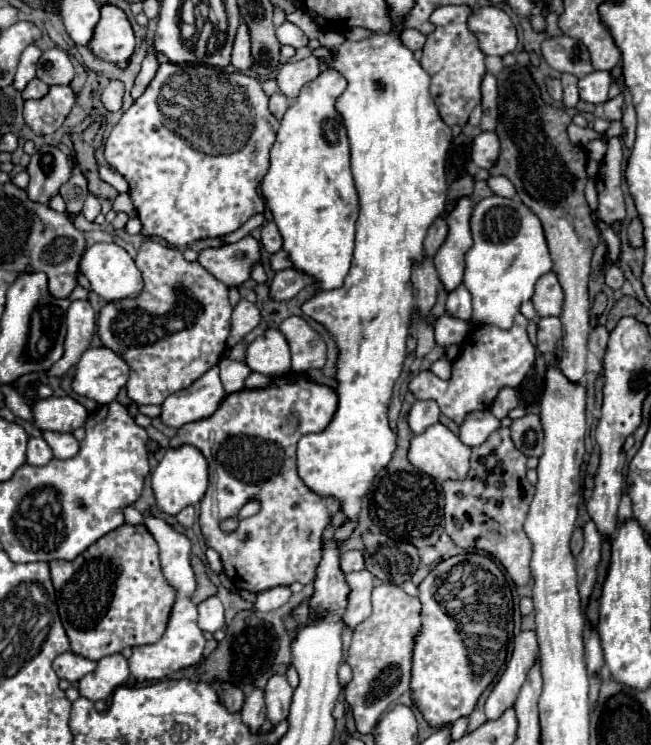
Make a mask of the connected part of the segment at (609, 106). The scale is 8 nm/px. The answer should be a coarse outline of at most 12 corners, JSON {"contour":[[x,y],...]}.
{"contour":[[624,94],[604,102],[606,118],[620,120]]}

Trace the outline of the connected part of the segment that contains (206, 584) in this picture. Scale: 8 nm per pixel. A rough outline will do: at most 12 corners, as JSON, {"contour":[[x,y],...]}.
{"contour":[[192,558],[198,588],[192,594],[192,602],[216,594],[216,586],[206,574],[206,566],[200,558]]}

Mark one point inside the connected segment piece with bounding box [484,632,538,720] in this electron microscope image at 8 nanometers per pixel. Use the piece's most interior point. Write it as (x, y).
(504, 694)

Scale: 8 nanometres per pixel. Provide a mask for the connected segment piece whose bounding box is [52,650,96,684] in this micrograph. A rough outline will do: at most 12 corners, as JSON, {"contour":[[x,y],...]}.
{"contour":[[68,652],[56,656],[58,678],[74,684],[96,668],[96,662]]}

